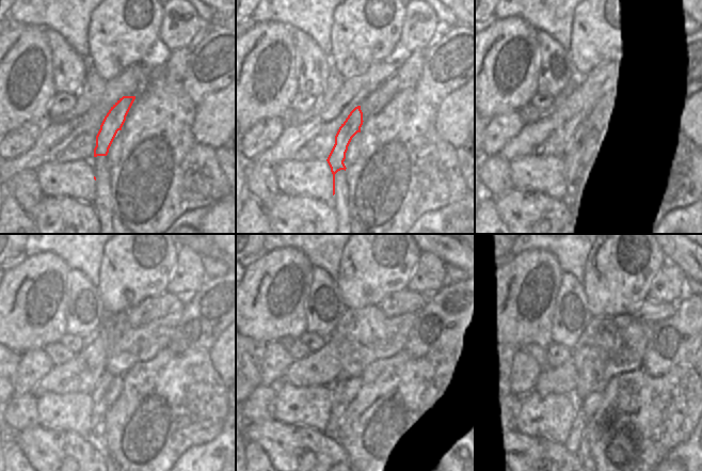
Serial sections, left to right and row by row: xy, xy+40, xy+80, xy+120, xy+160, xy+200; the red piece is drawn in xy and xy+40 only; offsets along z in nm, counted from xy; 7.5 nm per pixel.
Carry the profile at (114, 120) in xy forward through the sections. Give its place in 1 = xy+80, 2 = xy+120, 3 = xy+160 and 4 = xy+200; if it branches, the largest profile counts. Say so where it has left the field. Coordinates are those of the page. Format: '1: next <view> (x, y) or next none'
1: next xy+80 (574, 167)
2: next xy+120 (98, 406)
3: next xy+160 (338, 408)
4: next xy+200 (573, 442)

